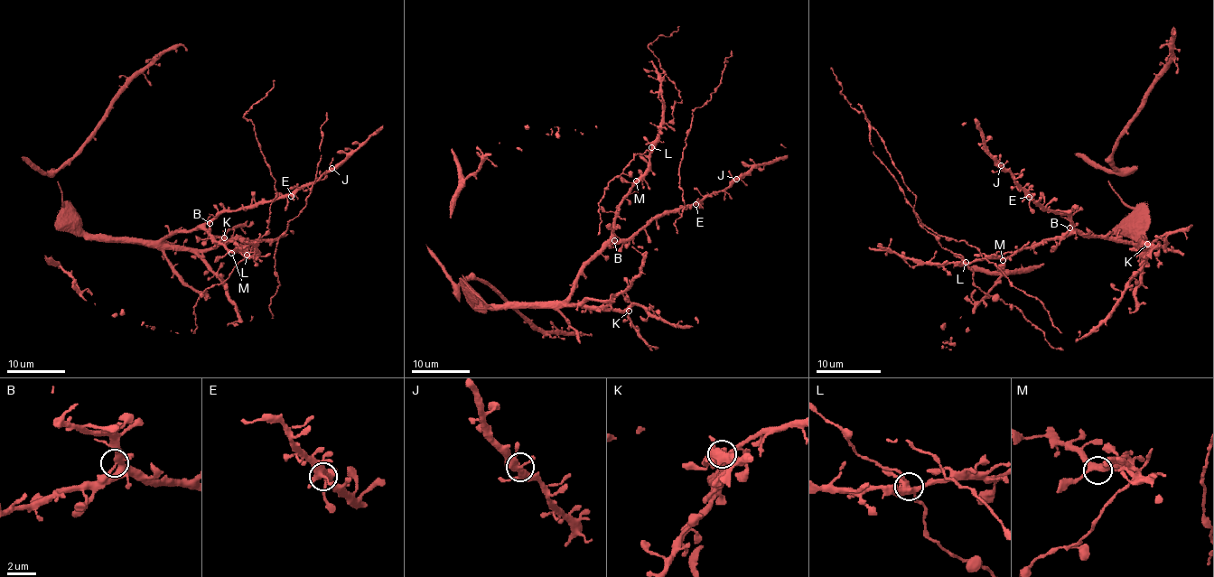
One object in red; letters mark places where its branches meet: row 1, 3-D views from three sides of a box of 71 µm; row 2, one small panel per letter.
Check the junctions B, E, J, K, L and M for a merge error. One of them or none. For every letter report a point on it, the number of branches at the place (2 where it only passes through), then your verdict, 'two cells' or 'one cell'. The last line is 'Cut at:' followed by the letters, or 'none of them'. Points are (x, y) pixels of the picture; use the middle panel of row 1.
B: at (614, 240); 5 branches meet; one cell
E: at (695, 204); 5 branches meet; one cell
J: at (736, 179); 5 branches meet; one cell
K: at (629, 311); 4 branches meet; one cell
L: at (651, 147); 6 branches meet; one cell
M: at (636, 181); 4 branches meet; one cell
Cut at: none of them

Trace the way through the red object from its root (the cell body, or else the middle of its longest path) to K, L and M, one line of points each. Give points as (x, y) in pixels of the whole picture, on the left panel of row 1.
K: (180, 232), (172, 232), (163, 242), (186, 248), (210, 249), (224, 237)
L: (180, 232), (202, 228), (228, 249), (240, 249), (247, 254)
M: (180, 232), (202, 228), (231, 253)

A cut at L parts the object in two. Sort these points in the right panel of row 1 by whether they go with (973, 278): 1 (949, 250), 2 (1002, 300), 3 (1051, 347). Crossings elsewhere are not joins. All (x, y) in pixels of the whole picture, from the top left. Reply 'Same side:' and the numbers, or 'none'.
Same side: 1, 2, 3

